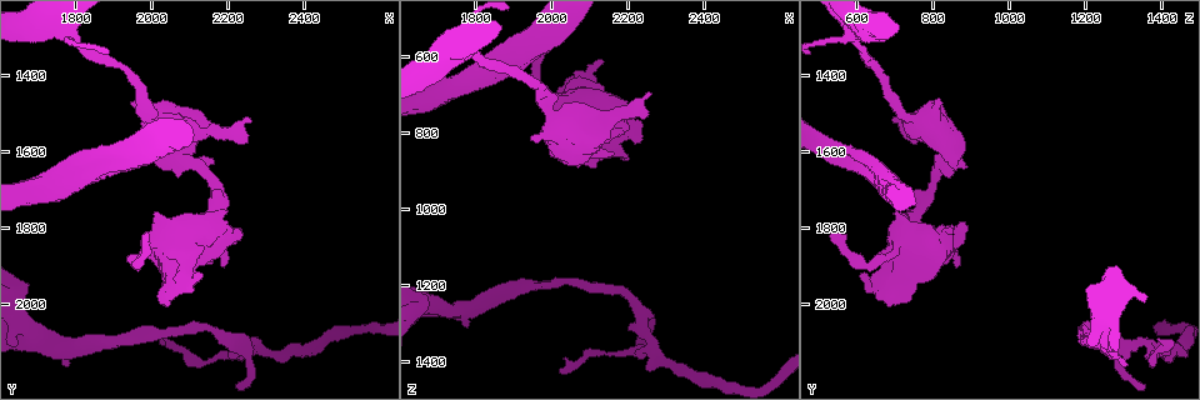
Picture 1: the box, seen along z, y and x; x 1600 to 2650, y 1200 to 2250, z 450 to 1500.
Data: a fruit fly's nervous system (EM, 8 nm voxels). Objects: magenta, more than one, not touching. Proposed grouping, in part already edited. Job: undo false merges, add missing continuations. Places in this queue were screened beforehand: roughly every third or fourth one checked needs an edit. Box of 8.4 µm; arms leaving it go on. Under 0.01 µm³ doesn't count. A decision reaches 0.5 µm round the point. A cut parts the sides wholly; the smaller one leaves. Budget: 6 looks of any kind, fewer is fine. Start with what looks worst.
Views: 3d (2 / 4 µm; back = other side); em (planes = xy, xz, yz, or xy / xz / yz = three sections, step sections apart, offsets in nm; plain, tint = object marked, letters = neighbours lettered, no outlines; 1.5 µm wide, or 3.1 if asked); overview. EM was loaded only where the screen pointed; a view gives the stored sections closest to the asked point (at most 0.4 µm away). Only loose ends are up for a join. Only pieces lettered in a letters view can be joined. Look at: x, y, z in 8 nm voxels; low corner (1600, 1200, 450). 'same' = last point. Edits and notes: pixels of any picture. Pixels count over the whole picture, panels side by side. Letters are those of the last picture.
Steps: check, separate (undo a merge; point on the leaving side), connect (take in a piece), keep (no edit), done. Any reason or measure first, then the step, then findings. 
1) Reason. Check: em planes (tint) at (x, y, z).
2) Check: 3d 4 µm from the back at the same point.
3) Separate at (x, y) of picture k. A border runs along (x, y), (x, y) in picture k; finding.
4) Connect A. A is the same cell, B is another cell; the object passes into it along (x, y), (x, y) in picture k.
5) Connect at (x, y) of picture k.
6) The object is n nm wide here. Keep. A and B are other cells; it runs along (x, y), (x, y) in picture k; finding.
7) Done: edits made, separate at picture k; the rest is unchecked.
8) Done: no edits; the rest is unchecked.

Branch stops here. Check: em xz step 4 (letters) at (1985, 1810, 540).

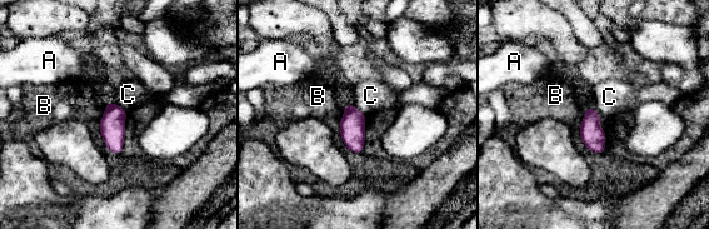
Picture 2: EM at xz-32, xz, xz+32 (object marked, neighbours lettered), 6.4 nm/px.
Cut it another way. Check: em planes (letters) at the same point.

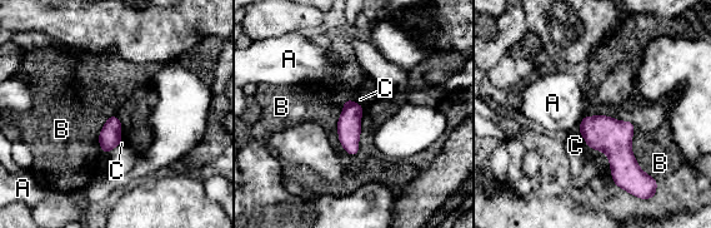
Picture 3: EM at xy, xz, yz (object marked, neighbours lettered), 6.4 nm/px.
The longest contact is with B, 380 nm. Keep. A, B and C are other cells; none of them fits.

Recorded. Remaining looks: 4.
Stops while still wide. Check: em planes (letters) at (1830, 1595, 595).

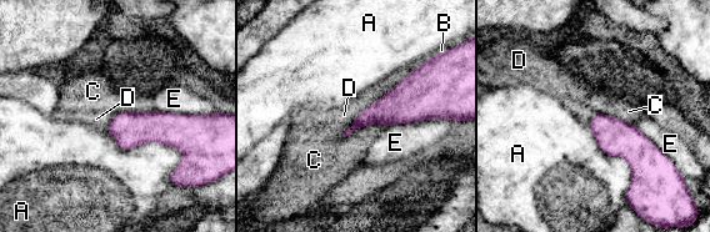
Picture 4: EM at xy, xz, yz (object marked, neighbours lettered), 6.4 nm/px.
Keep. A, B, C, D and E are other cells; no lettered piece goes on from it.

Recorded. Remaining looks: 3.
Thick end. Check: em planes (letters) at (2125, 1490, 825).

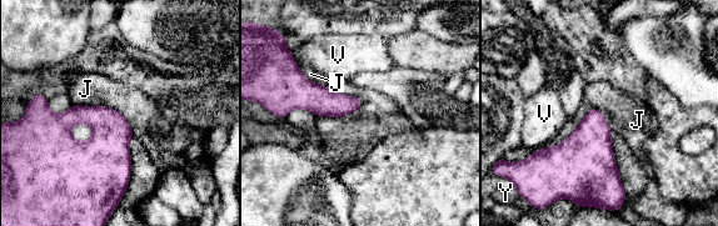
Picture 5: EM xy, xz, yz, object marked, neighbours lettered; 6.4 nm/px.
Keep. J, V and Y are other cells; a border runs along (73, 104), (106, 106) in picture 5; none of them fits.

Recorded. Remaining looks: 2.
Done: no edits; the rest is unchecked.

